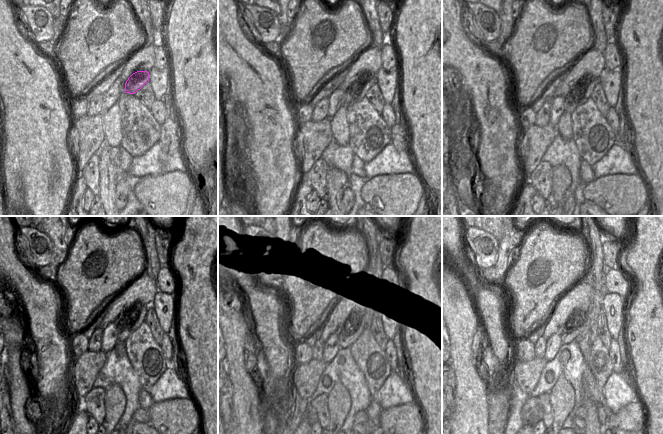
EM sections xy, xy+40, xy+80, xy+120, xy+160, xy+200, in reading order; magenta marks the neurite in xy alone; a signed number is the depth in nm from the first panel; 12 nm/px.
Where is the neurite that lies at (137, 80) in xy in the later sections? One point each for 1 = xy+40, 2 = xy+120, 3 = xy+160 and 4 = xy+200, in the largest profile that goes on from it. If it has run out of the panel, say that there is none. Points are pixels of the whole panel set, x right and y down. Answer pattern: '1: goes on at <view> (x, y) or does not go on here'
1: goes on at xy+40 (351, 95)
2: goes on at xy+120 (123, 332)
3: goes on at xy+160 (350, 333)
4: goes on at xy+200 (568, 337)

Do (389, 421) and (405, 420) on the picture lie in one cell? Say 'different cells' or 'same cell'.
same cell

